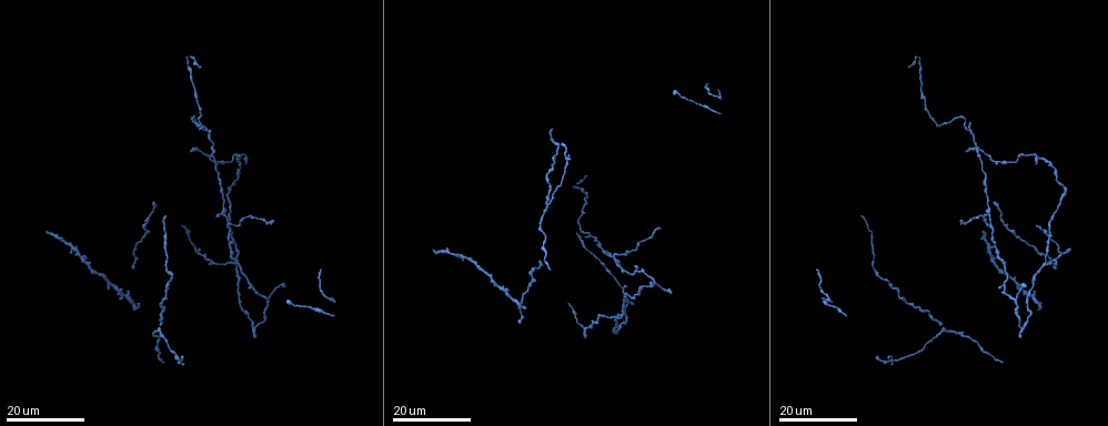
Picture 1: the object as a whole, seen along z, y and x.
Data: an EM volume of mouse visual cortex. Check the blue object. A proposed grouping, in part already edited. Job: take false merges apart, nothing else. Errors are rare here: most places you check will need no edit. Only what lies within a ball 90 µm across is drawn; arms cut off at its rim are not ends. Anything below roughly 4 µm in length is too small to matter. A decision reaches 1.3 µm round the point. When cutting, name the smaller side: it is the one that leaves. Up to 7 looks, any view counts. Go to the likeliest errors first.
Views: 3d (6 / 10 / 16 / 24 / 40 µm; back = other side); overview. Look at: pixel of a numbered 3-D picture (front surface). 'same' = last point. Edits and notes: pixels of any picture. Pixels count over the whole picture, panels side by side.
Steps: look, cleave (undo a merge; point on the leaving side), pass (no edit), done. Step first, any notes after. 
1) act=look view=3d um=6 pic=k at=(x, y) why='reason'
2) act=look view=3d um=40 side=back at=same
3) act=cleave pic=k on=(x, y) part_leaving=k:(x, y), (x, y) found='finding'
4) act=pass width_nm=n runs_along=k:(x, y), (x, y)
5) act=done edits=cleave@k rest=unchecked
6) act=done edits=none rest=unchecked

act=look view=3d um=16 pic=1 at=(159, 328) why='looks like a crossing'

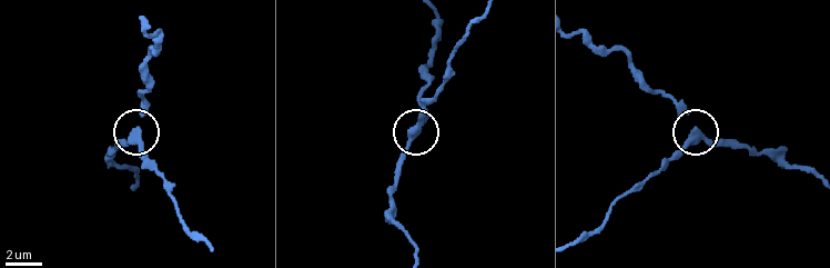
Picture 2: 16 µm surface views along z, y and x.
act=look view=3d um=6 pic=2 at=(138, 128)

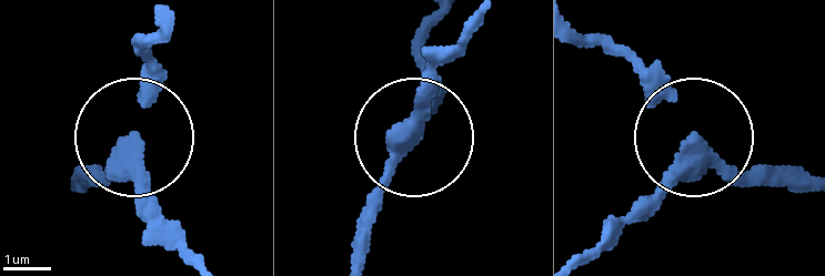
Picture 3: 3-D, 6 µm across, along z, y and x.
act=pass found='one neuron here'

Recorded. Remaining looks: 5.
act=look view=3d um=24 pic=1 at=(1015, 300)

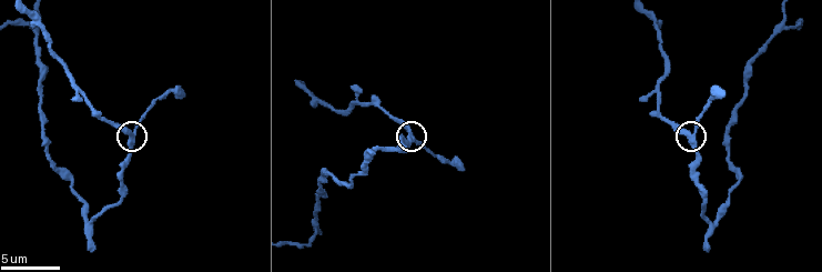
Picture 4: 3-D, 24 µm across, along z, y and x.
act=look view=3d um=10 pic=4 at=(691, 135) why='closer look'

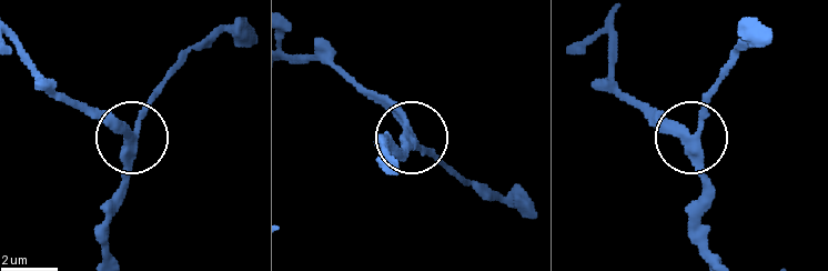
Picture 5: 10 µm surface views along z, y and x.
act=pass arms=3 runs_along=5:(103, 252), (128, 138), (144, 102), (178, 69) found='continuous, no second neuron'

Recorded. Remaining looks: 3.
act=look view=3d um=10 pic=4 at=(315, 228) why='arms part here'

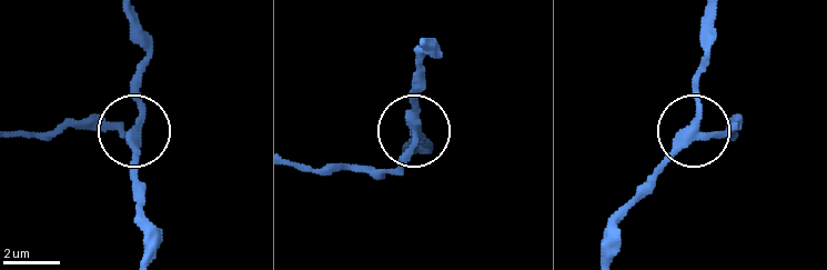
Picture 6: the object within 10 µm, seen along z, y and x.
act=look view=3d um=10 side=back pic=6 at=(689, 126)

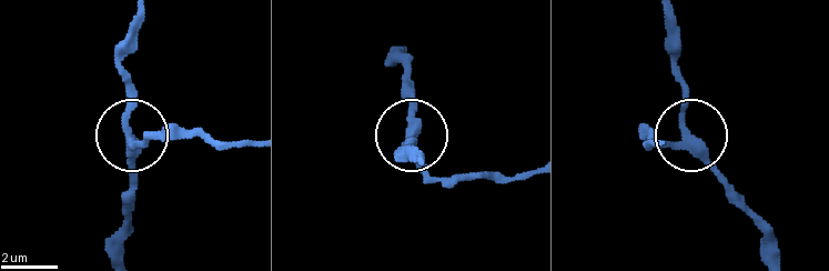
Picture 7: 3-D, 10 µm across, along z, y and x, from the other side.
act=pass width_nm=280 found='one neuron here'

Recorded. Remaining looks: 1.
act=done edits=none rest=unchecked

